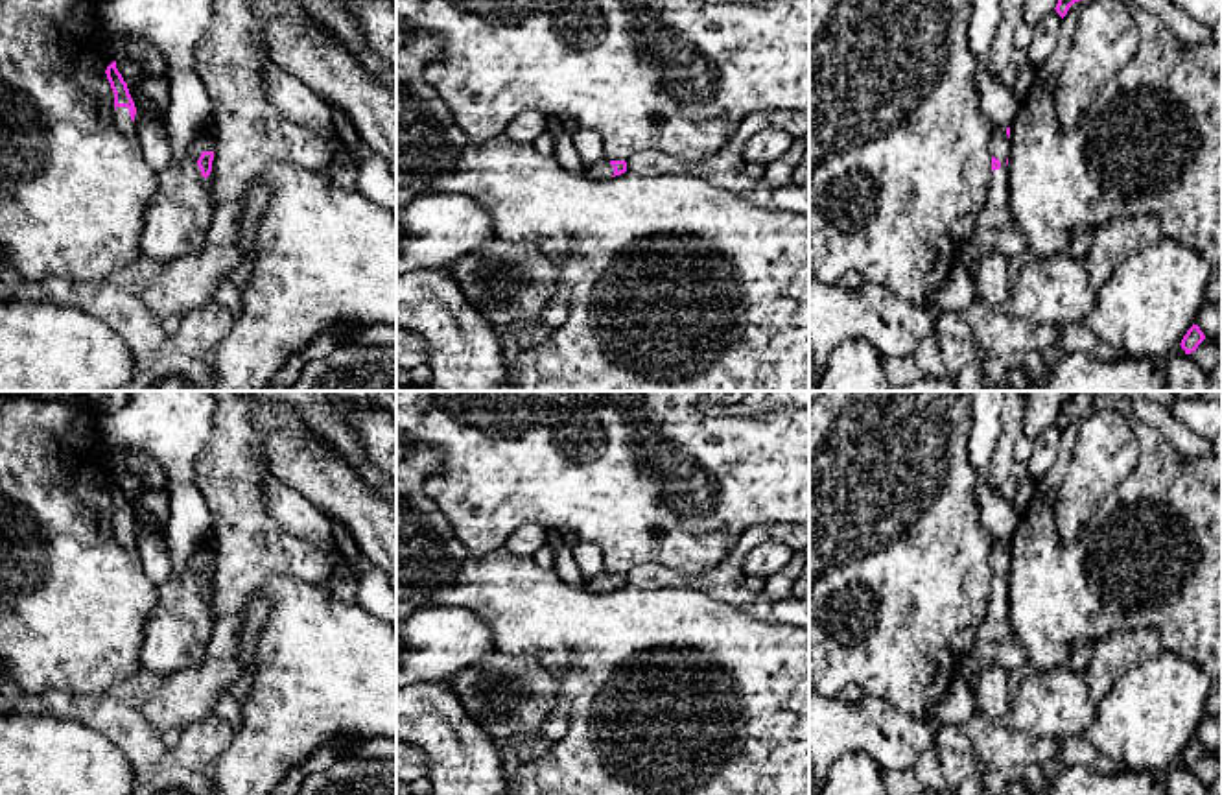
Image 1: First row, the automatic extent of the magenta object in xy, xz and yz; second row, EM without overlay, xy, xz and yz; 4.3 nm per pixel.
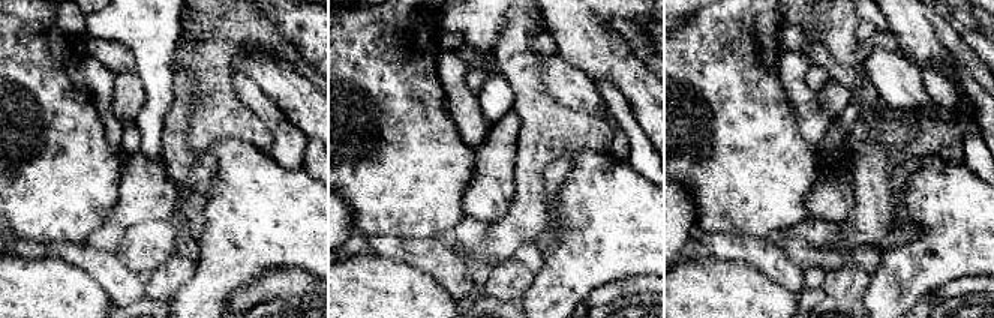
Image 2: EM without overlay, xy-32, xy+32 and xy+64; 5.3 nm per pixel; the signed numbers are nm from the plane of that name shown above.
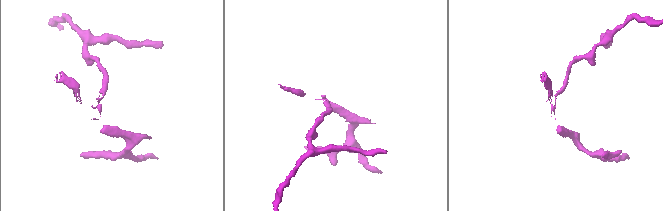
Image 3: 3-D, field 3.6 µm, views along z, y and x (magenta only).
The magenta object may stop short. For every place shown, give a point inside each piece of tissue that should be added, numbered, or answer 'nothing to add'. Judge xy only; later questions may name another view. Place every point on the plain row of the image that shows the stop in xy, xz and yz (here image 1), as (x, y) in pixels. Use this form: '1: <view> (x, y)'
1: xy (176, 637)

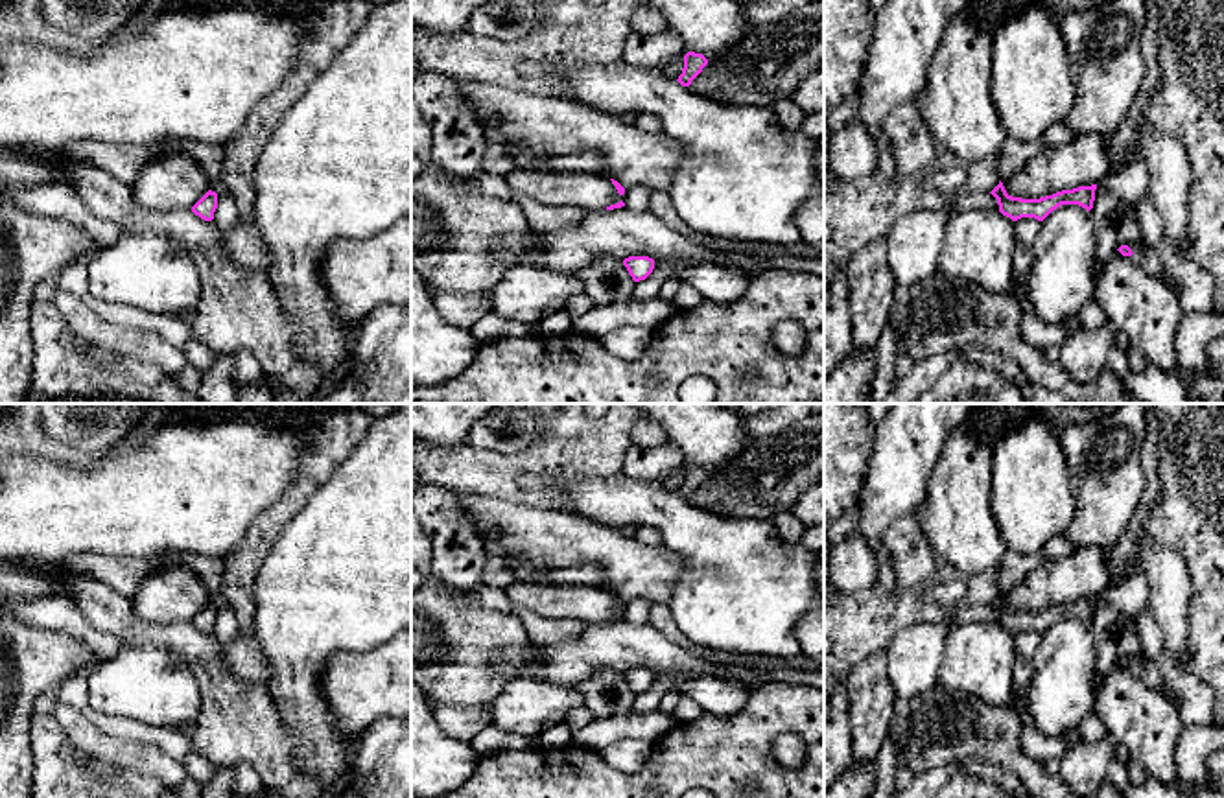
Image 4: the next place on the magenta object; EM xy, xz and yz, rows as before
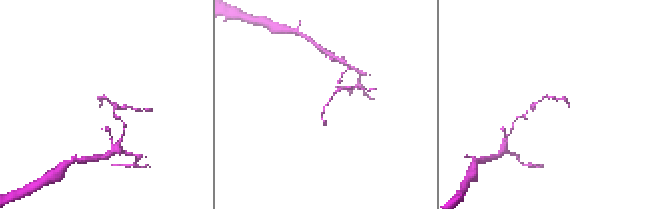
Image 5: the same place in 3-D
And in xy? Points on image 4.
nothing to add

